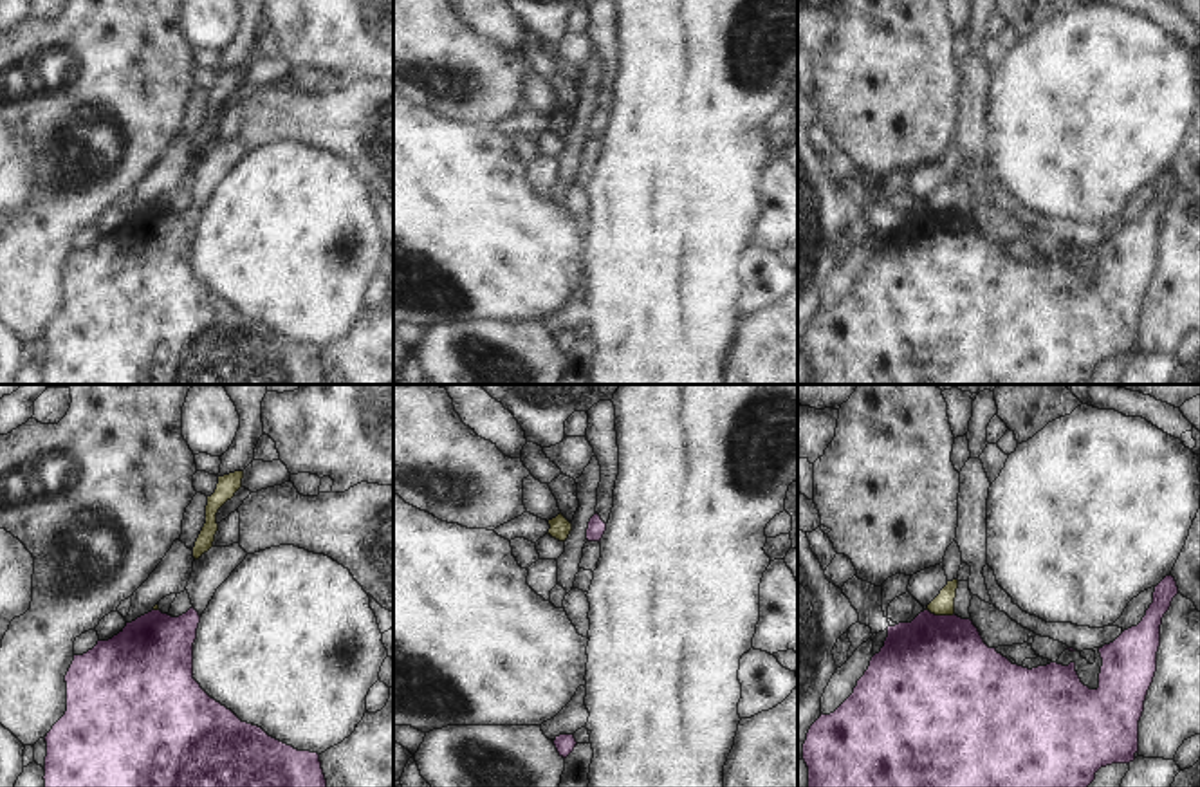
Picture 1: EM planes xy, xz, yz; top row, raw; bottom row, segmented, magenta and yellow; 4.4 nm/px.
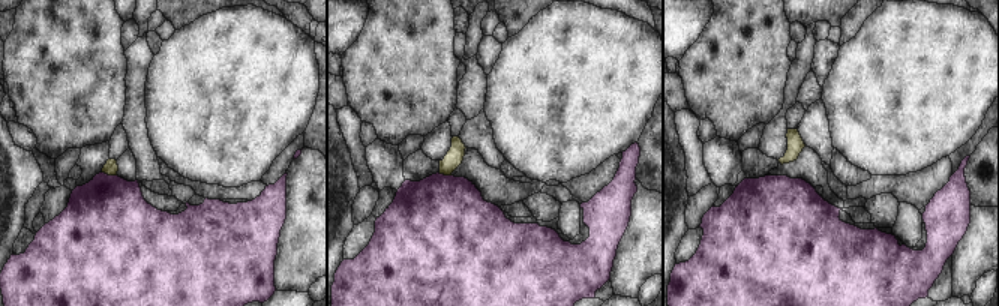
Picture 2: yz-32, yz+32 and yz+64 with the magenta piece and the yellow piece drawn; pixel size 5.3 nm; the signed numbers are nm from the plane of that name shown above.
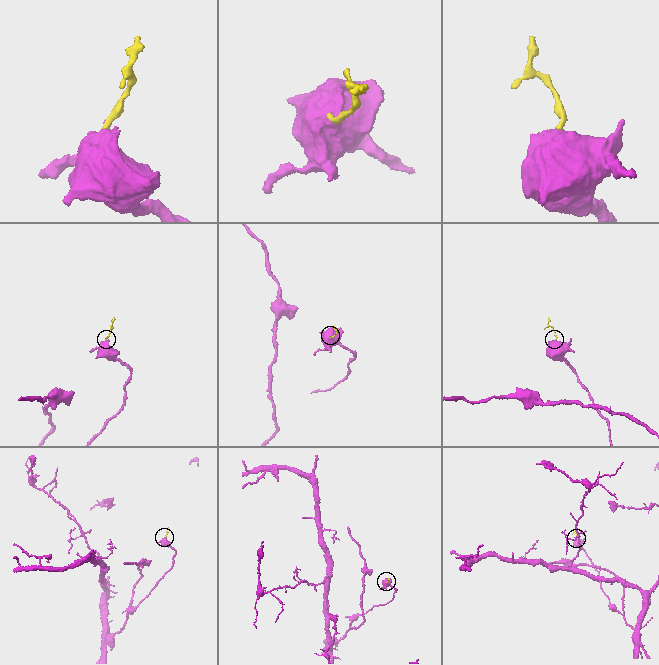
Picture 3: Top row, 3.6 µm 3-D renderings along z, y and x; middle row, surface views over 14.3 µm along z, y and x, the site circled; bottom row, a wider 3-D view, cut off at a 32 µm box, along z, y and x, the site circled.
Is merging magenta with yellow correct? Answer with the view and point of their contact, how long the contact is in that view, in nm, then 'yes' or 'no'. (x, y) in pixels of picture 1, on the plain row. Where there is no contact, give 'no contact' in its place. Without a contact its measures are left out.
meets magenta in yz at (941, 212); contact 130 nm long; no

